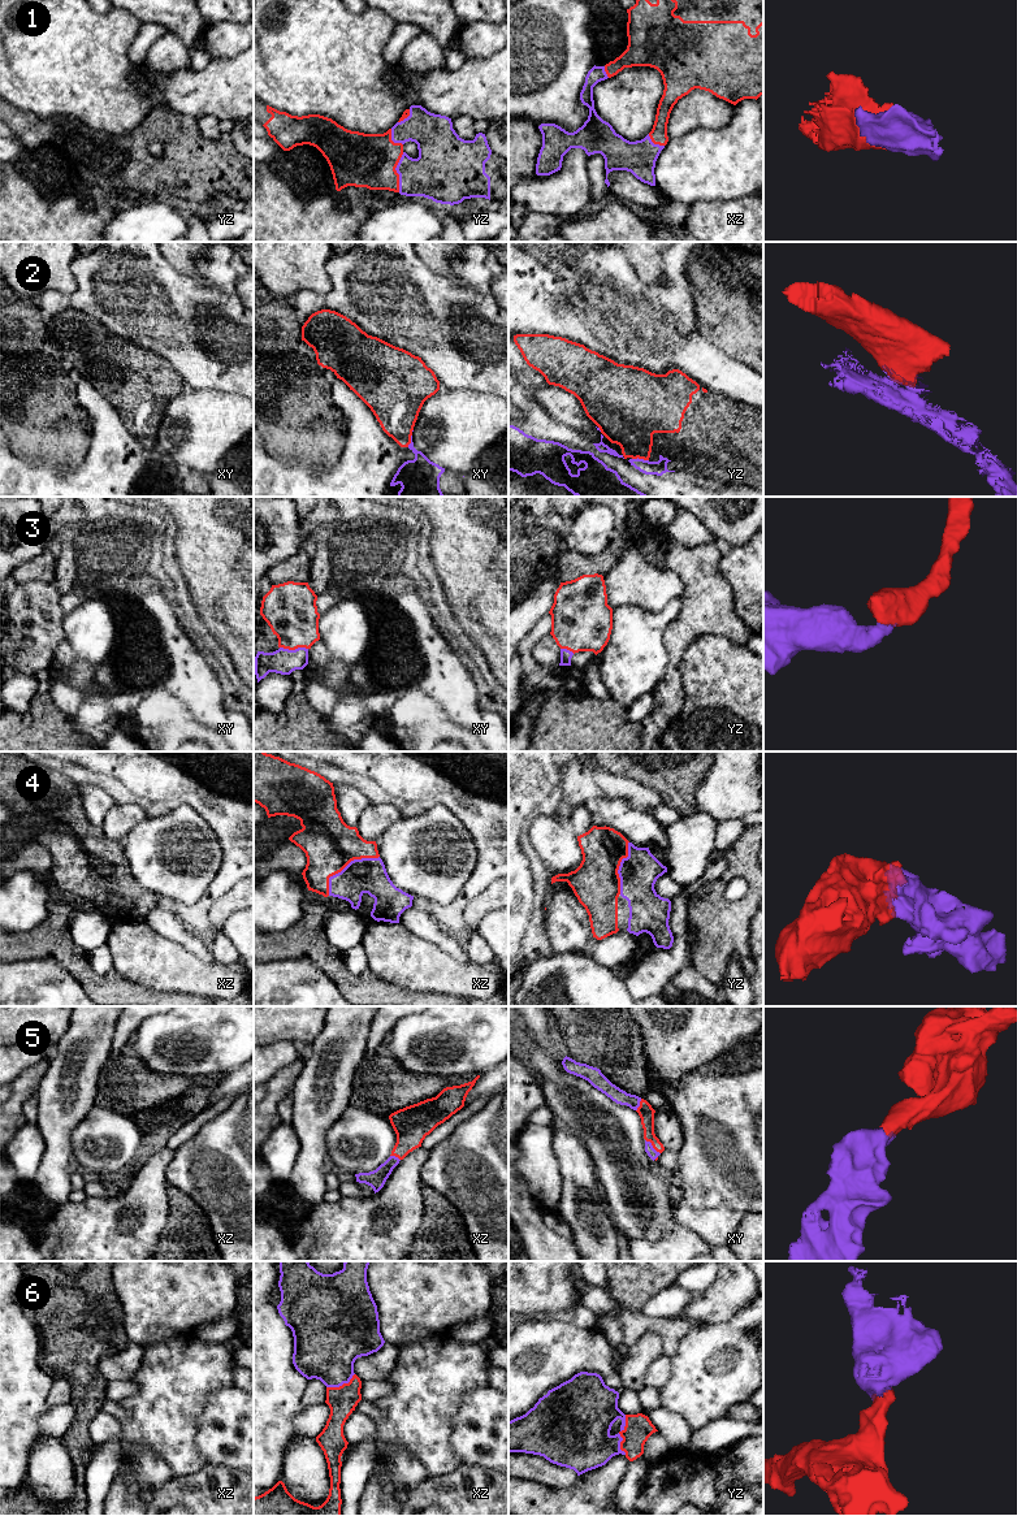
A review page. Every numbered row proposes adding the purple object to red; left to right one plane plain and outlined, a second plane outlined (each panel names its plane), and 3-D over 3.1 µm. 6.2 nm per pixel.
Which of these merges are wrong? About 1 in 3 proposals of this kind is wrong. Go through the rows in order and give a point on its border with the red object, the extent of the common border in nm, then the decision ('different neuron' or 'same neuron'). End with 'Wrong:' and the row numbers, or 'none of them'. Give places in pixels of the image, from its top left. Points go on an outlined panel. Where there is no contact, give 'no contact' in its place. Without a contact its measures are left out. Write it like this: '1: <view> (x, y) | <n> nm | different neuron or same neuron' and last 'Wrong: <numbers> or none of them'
1: yz (396, 172) | 260 nm | same neuron
2: yz (640, 458) | 110 nm | different neuron
3: xy (294, 649) | 180 nm | same neuron
4: xz (345, 866) | 400 nm | same neuron
5: xy (652, 1144) | 130 nm | same neuron
6: yz (619, 1433) | 240 nm | same neuron
Wrong: 2

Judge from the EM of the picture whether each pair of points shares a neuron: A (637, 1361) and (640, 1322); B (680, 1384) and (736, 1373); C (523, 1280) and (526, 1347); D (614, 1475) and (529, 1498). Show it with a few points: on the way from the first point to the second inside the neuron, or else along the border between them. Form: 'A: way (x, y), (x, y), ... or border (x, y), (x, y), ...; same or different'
A: border (628, 1347), (641, 1335), (657, 1333), (663, 1352); different
B: way (695, 1384), (702, 1384), (713, 1374), (722, 1374); same
C: border (552, 1316), (522, 1319); different
D: way (593, 1491), (585, 1499), (550, 1499); same

